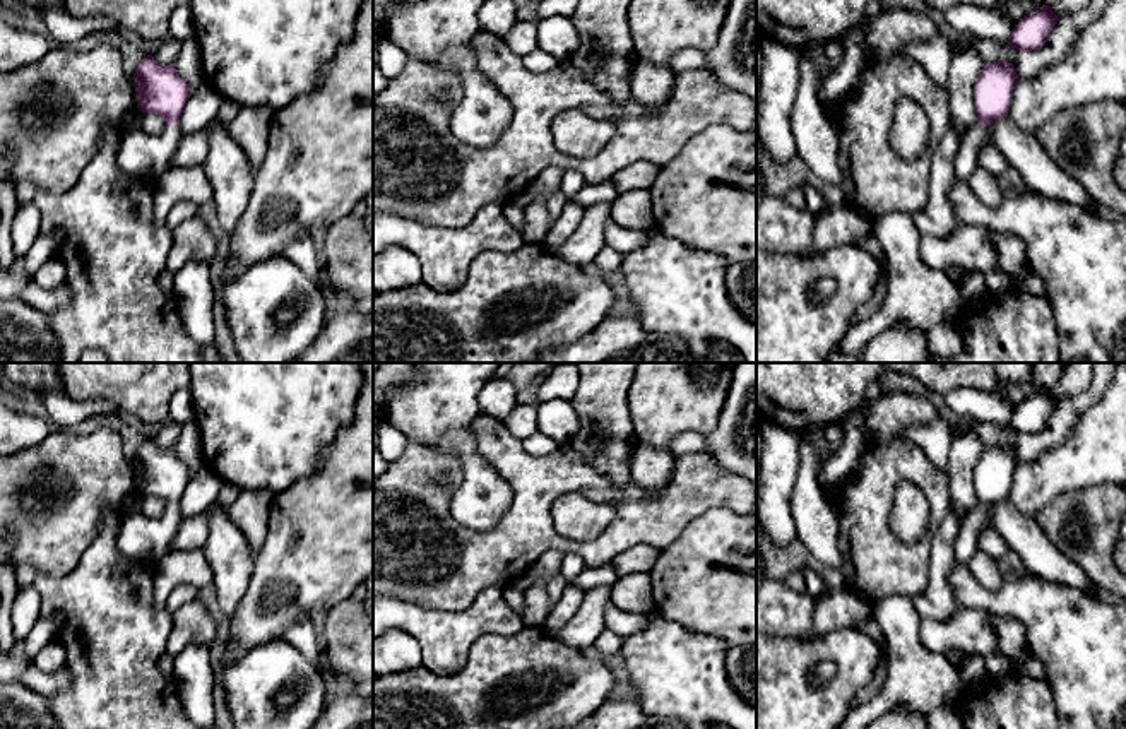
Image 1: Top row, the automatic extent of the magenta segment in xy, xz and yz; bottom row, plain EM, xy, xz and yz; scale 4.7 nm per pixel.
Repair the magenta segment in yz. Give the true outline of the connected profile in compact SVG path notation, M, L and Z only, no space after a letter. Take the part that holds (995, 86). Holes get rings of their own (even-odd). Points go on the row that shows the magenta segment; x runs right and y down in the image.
M1011 62L986 63L975 82L975 123L963 135L955 154L955 180L967 181L979 168L979 152L991 144L989 125L1008 116L1018 77Z

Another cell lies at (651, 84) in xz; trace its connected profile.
M637 58L630 79L631 98L650 111L657 111L669 101L674 80L676 74L671 68Z

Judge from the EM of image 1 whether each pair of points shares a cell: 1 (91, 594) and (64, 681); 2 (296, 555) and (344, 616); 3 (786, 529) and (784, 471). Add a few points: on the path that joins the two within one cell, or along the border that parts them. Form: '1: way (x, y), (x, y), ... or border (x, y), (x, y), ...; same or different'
1: border (65, 666), (71, 685), (48, 699); different
2: border (353, 596), (324, 611); different
3: way (779, 515), (779, 485); same

